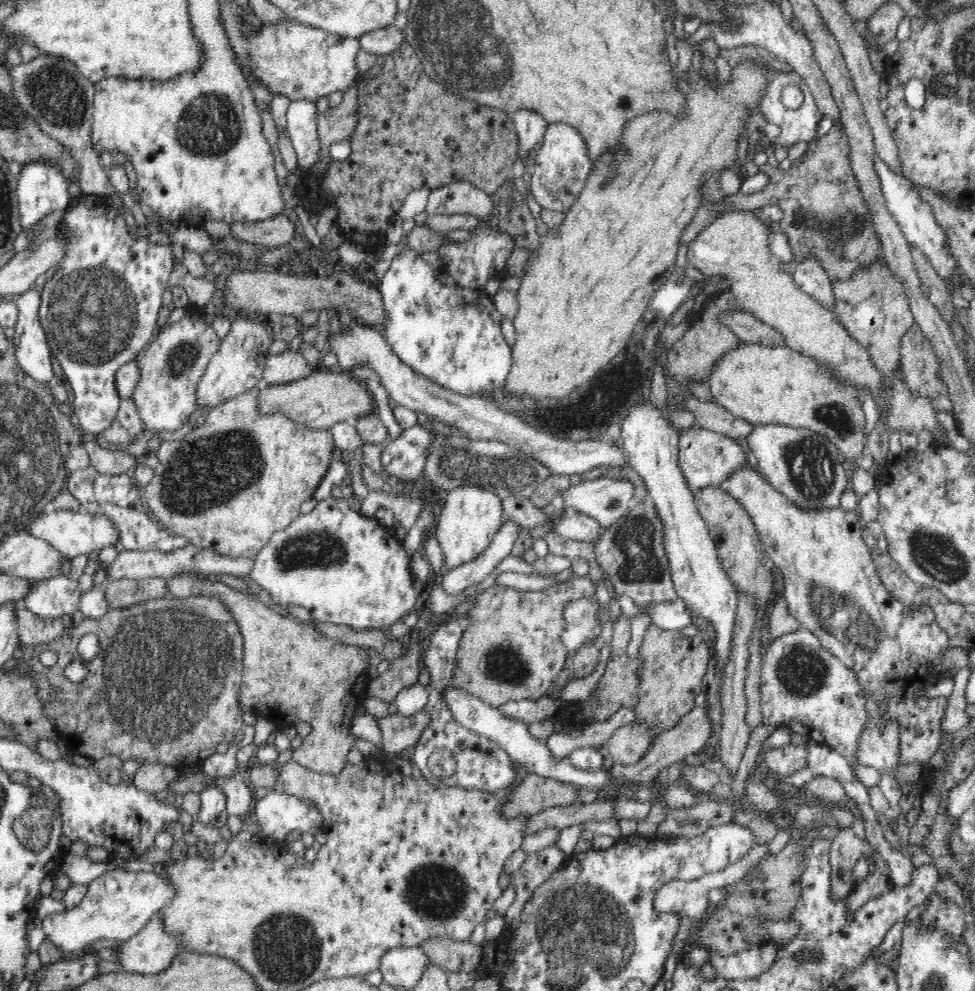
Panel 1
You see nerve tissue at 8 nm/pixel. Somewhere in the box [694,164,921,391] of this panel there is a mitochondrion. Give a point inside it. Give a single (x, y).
(840, 229)

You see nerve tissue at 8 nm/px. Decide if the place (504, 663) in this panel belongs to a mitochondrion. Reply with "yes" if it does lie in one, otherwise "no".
yes

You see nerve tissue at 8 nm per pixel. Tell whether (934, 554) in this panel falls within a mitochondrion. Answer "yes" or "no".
yes

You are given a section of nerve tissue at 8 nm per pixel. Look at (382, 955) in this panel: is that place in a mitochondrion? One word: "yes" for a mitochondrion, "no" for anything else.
no

